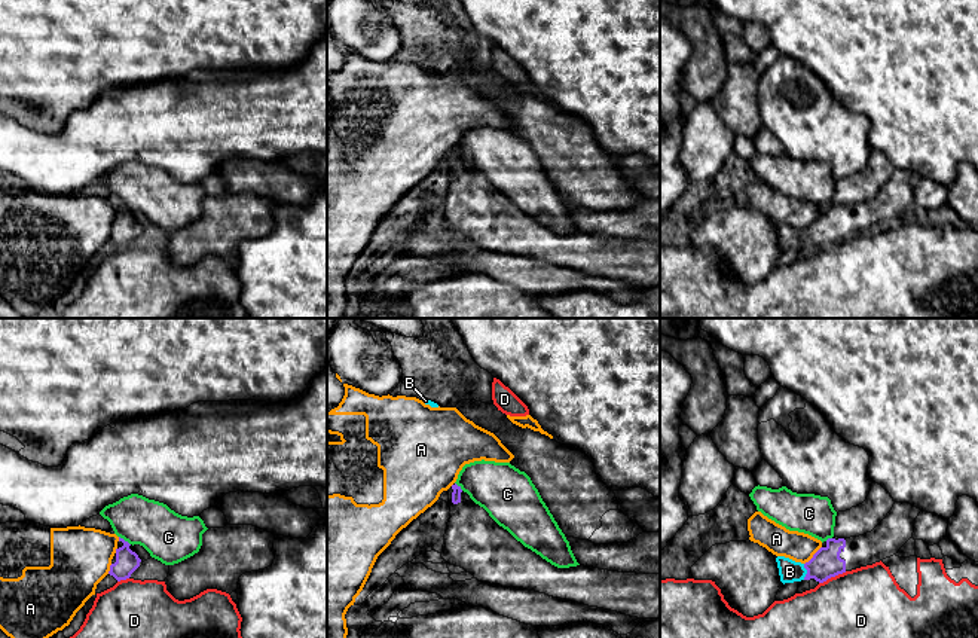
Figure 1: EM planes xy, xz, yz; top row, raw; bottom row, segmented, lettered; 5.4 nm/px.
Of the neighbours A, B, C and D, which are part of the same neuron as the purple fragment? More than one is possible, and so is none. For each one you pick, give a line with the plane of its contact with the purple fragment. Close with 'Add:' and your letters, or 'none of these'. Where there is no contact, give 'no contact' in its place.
B: contact in yz
Add: B

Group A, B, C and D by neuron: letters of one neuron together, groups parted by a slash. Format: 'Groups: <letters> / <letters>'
Groups: A / B / C / D

